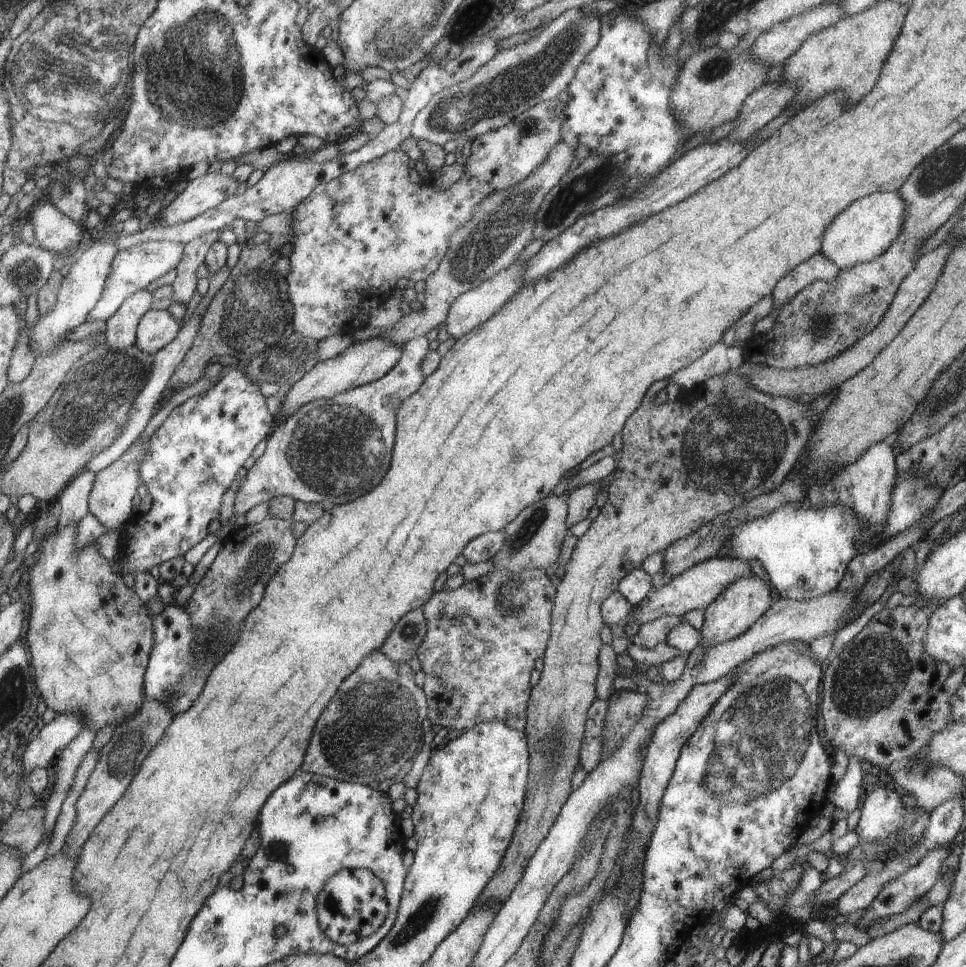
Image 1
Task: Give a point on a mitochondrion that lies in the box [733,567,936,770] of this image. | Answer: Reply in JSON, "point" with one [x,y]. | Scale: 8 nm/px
{"point":[870,672]}

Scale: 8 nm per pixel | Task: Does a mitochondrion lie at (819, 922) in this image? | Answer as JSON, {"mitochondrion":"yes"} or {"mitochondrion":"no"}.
{"mitochondrion":"no"}

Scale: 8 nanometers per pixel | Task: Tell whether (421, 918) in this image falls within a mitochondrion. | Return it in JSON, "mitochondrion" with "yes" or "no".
{"mitochondrion":"yes"}

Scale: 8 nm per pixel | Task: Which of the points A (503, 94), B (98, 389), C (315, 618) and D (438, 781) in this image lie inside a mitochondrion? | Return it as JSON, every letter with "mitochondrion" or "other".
{"A":"mitochondrion","B":"mitochondrion","C":"other","D":"other"}

